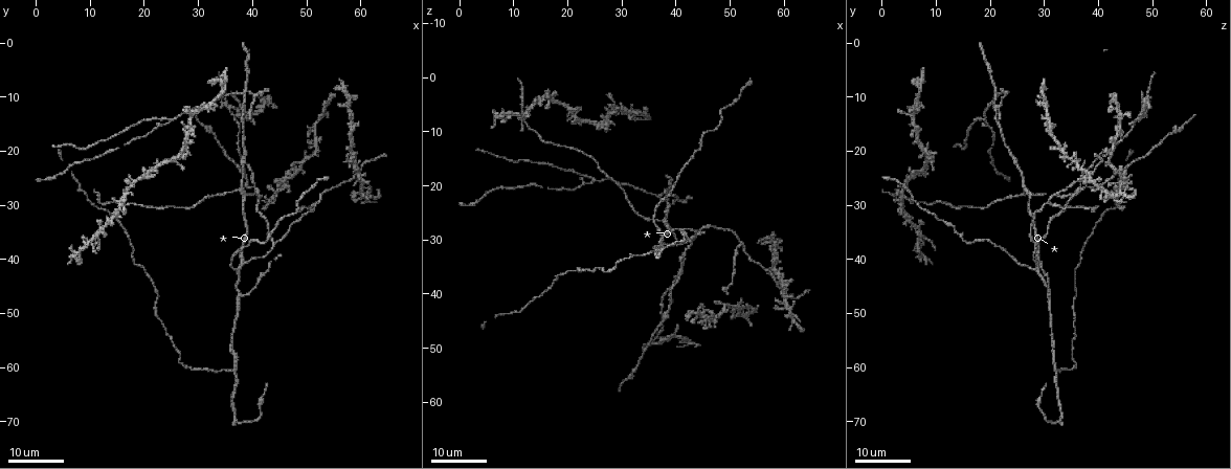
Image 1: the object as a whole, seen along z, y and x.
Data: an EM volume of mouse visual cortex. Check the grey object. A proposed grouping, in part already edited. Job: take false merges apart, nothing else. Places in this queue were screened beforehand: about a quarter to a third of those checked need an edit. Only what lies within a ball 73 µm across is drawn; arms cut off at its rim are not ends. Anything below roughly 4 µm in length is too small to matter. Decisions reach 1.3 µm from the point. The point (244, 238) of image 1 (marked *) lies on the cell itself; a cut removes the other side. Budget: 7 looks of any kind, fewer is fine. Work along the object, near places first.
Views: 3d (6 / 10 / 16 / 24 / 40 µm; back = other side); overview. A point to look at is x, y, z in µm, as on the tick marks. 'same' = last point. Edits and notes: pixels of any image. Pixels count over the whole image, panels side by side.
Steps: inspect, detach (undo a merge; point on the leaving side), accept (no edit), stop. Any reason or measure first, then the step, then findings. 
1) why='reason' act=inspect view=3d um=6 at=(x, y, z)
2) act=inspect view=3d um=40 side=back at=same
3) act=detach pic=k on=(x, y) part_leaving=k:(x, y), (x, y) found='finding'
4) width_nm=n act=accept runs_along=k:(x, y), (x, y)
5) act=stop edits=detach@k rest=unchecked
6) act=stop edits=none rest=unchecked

why='small branch off a trunk' act=inspect view=3d um=24 at=(37.0, 27.5, 27.0)

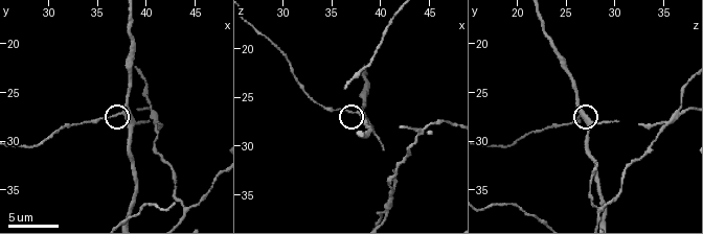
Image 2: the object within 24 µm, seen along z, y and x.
act=inspect view=3d um=10 at=(37.6, 27.0, 26.6)

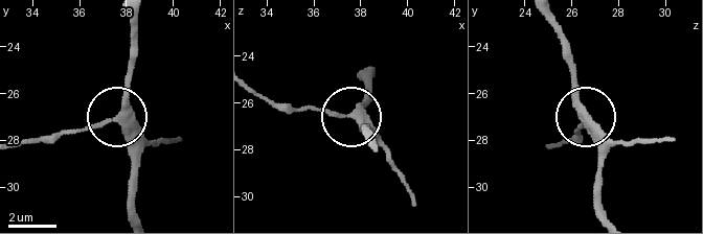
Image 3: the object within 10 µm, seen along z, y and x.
act=inspect view=3d um=6 at=(37.5, 27.2, 26.5)

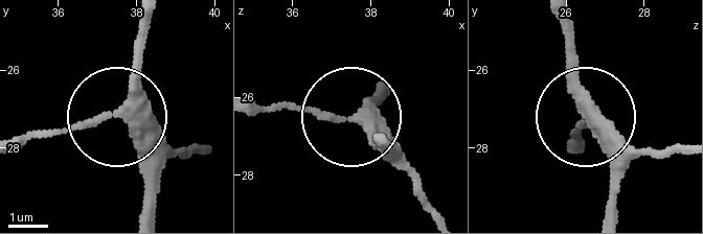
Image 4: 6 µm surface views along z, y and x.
side_arm_um=69 act=accept runs_along=4:(615, 214), (615, 164), (575, 84), (575, 27) found='continuous, no second cell'

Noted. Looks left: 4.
why='three-way junction' act=inspect view=3d um=16 at=(43.0, 29.0, 43.5)

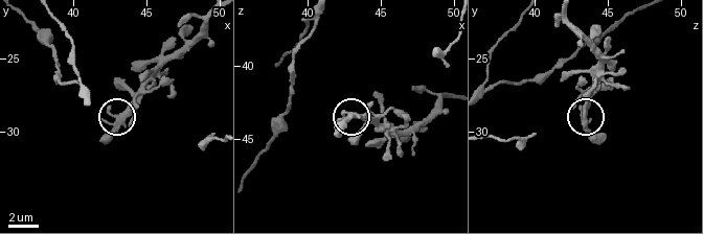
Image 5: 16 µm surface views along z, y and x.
why='closer look' act=inspect view=3d um=10 at=(43.0, 29.0, 43.4)

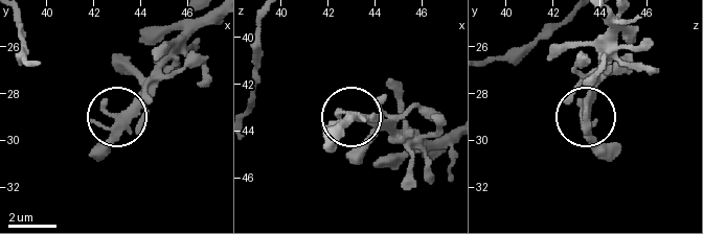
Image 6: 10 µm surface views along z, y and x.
width_nm=310 act=accept found='all the same cell'

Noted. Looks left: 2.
act=inspect view=3d um=24 at=(36.5, 12.0, 49.0)

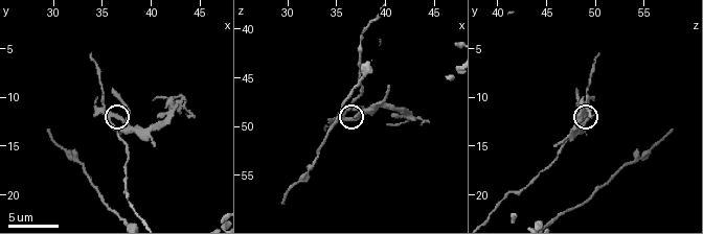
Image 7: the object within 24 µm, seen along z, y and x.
act=inspect view=3d um=10 at=(36.6, 12.0, 49.2)

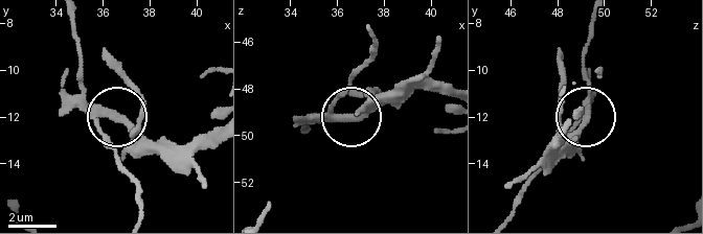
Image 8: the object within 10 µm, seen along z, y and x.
arms=3 act=detach pic=8 on=(62, 83) part_leaving=8:(89, 106), (122, 115), (159, 141), (195, 147), (212, 135) found='two cells meet here'

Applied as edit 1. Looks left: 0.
act=stop edits=detach@8 rest=unchecked

